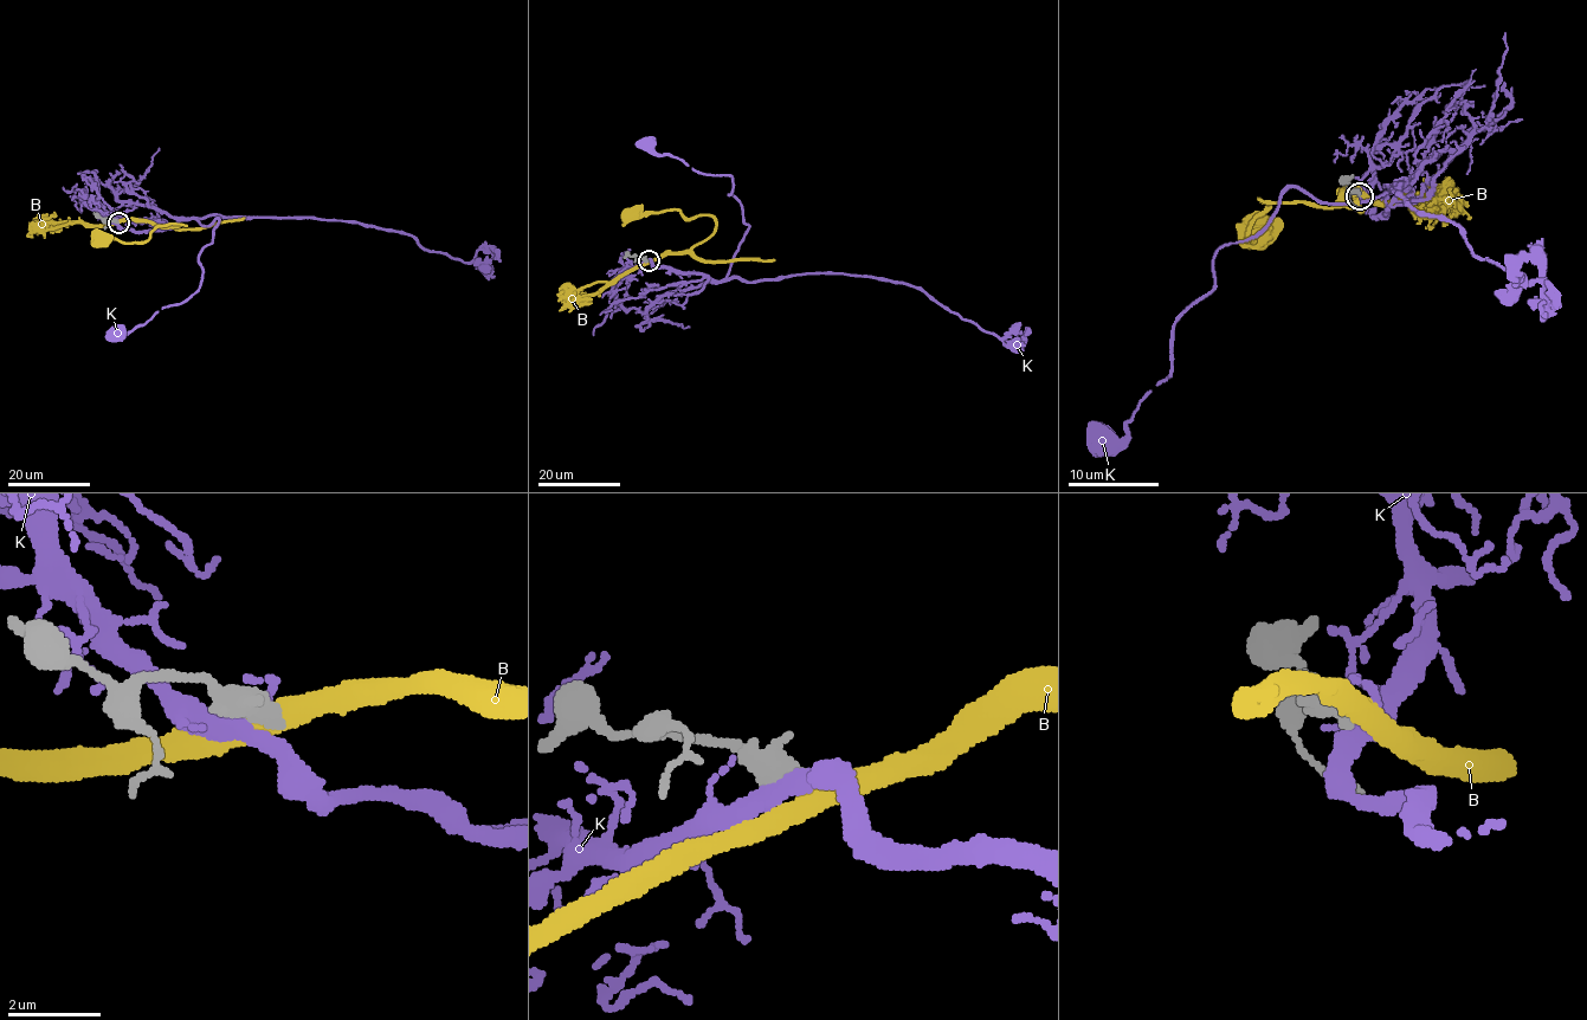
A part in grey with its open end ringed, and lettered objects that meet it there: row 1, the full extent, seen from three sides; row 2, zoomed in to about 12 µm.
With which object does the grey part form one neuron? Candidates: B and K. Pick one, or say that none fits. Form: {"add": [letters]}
{"add": []}

